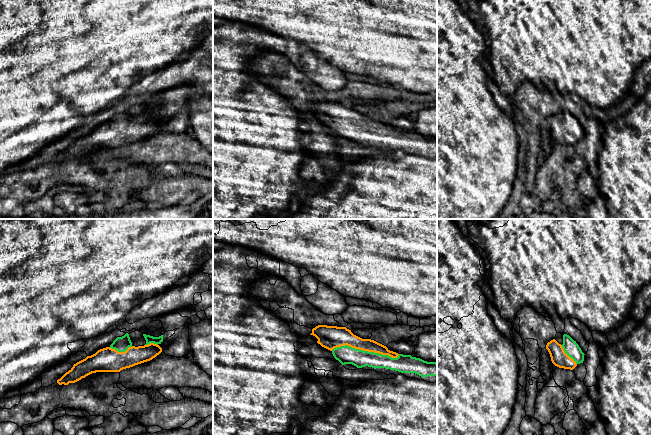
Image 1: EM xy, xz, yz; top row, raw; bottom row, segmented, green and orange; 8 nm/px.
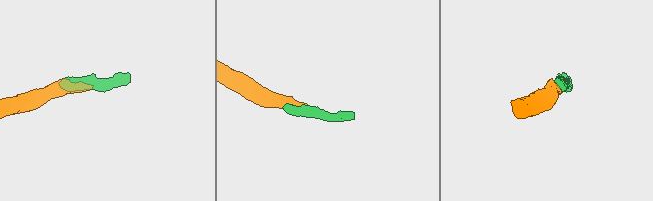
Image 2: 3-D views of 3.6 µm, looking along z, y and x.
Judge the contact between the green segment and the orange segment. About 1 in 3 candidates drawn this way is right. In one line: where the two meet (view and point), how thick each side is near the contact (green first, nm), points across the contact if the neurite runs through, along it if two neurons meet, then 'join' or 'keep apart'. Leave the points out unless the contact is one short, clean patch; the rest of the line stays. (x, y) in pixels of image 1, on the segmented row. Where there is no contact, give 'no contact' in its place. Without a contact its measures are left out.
meets green in xz at (365, 351); 140 nm thick on the green side, 160 nm on the other; join

